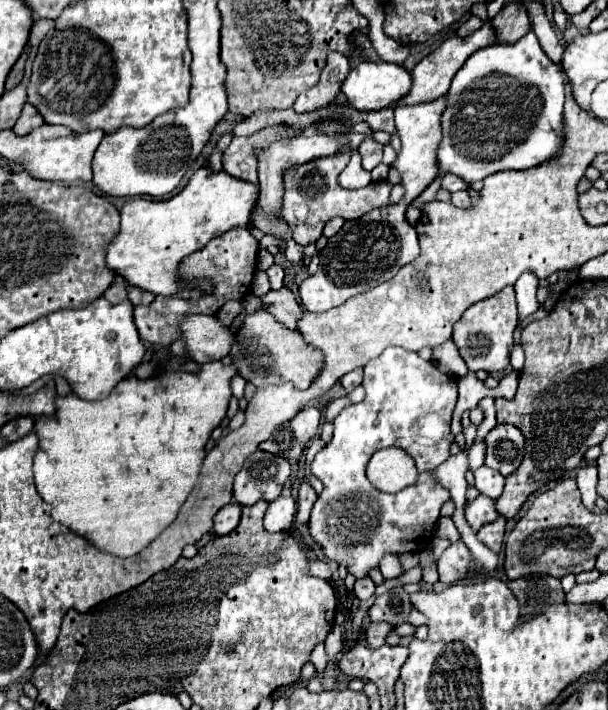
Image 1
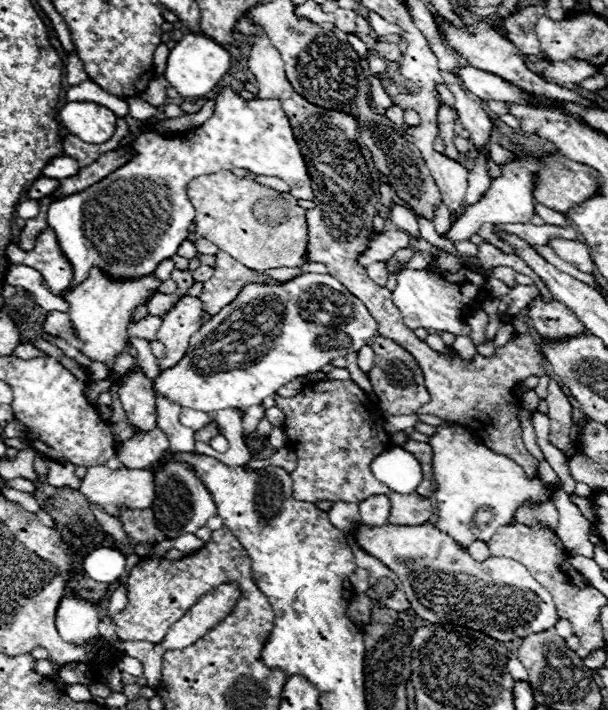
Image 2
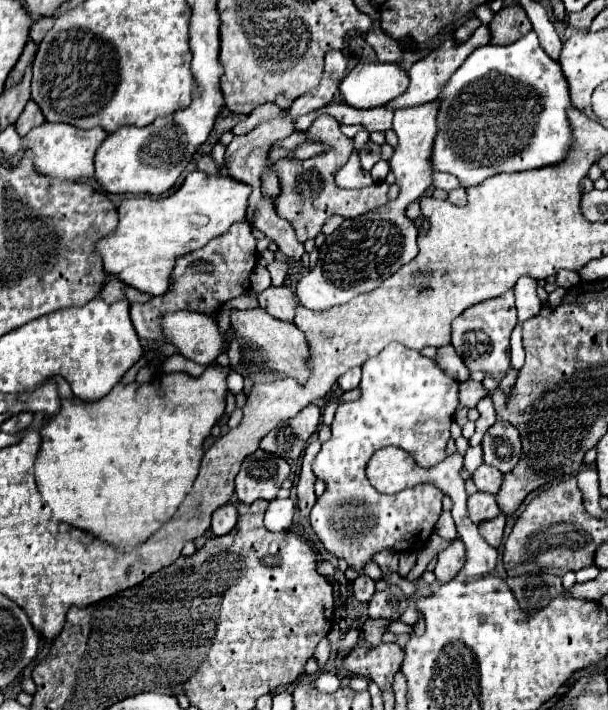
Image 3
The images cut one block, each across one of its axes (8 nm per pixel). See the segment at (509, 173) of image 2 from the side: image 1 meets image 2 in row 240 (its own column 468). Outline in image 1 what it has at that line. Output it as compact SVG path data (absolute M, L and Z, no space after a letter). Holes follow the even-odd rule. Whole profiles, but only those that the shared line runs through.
M478 440L478 442L474 442L474 446L468 450L470 470L476 470L478 466L482 466L482 464L484 464L484 458L486 458L486 444L484 444L484 440Z

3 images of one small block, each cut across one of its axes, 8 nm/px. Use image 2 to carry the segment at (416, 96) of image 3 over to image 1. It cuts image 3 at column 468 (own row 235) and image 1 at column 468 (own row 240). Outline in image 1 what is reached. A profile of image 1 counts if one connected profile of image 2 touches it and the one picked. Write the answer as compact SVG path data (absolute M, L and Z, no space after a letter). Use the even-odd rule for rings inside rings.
M486 22L480 30L476 30L474 34L466 36L466 38L460 38L460 36L452 36L448 40L444 40L432 54L428 54L422 62L418 62L414 66L414 70L410 72L412 74L412 90L408 96L404 96L400 100L400 104L418 104L418 102L428 102L428 100L436 100L440 96L444 96L450 88L450 82L452 78L456 76L456 72L464 66L464 62L480 48L486 48L486 46L492 46L496 44L496 30L492 28L490 22Z

